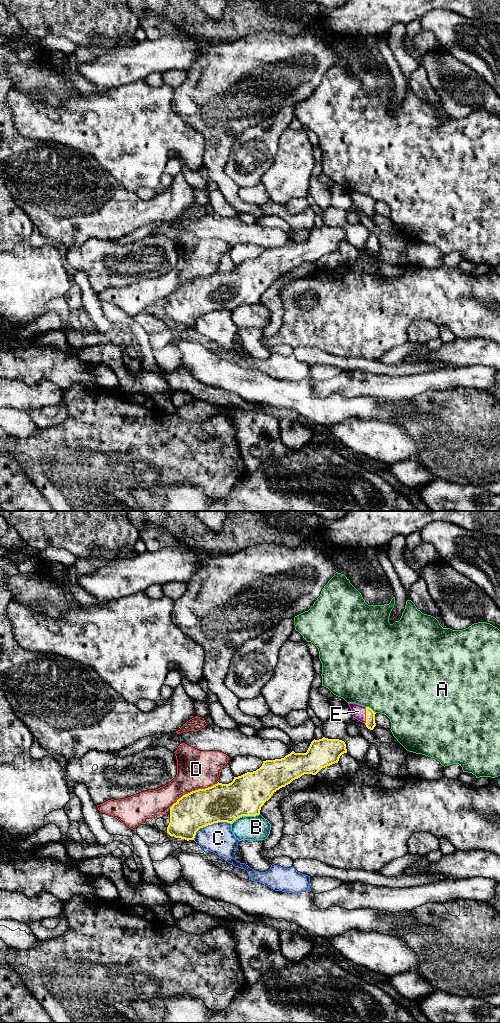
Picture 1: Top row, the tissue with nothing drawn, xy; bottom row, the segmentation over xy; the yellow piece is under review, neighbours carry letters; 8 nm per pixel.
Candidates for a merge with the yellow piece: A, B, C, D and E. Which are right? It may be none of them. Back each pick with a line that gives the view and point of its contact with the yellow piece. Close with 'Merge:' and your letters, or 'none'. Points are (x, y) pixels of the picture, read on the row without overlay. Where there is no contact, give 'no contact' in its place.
E: xy (366, 203)
Merge: E

